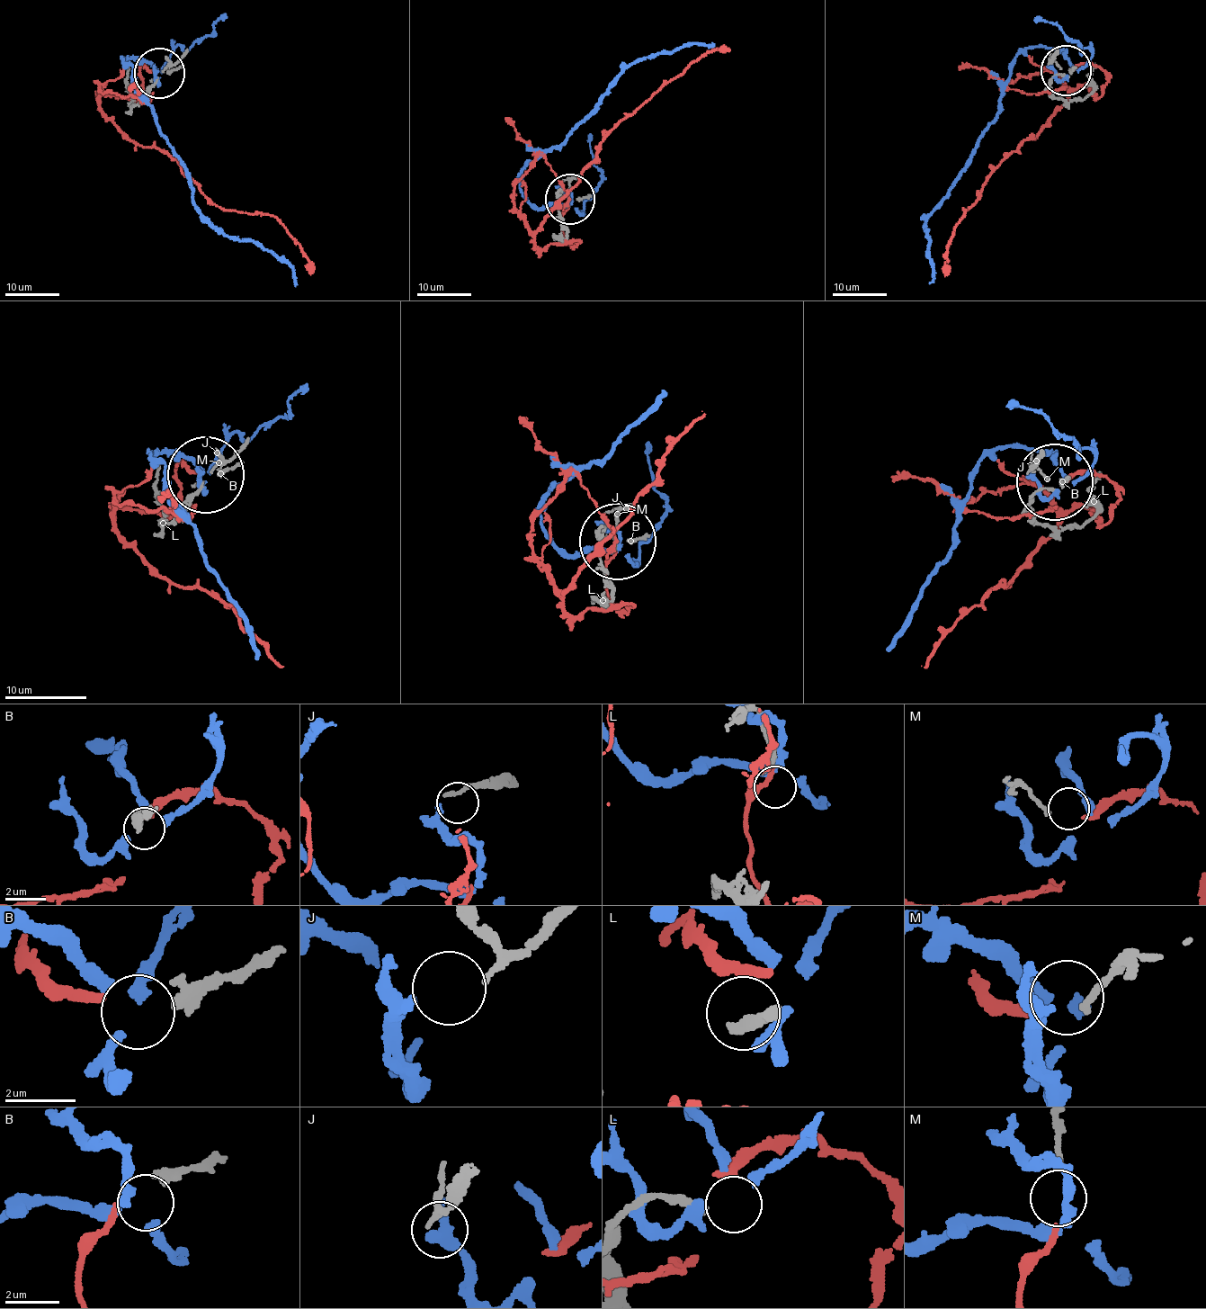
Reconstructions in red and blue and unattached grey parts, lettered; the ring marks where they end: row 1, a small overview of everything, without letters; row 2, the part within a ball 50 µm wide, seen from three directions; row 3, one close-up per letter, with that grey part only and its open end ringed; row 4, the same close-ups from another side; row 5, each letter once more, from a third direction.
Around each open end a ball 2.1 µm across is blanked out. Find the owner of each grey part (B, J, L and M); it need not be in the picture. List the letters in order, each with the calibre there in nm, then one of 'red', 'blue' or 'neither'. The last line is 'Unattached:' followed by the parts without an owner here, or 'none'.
B: 440 nm | neither
J: 140 nm | blue
L: 360 nm | neither
M: 200 nm | red
Unattached: B, L

